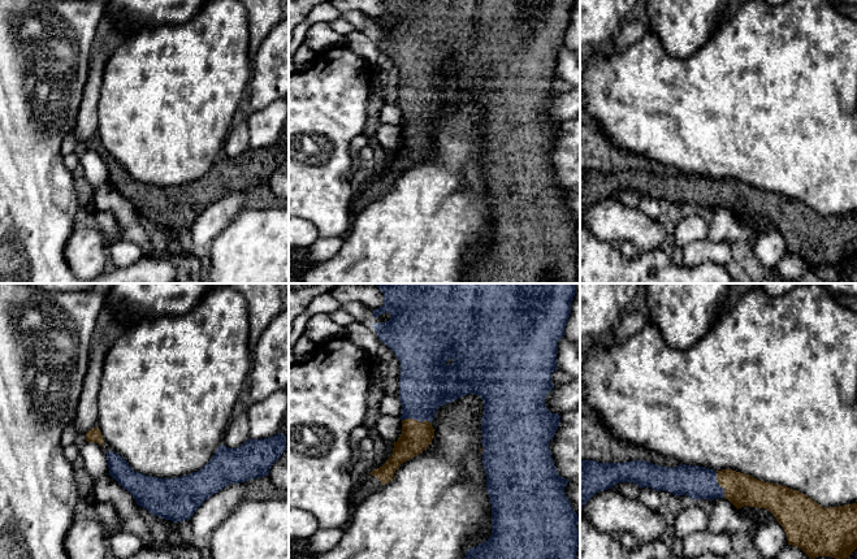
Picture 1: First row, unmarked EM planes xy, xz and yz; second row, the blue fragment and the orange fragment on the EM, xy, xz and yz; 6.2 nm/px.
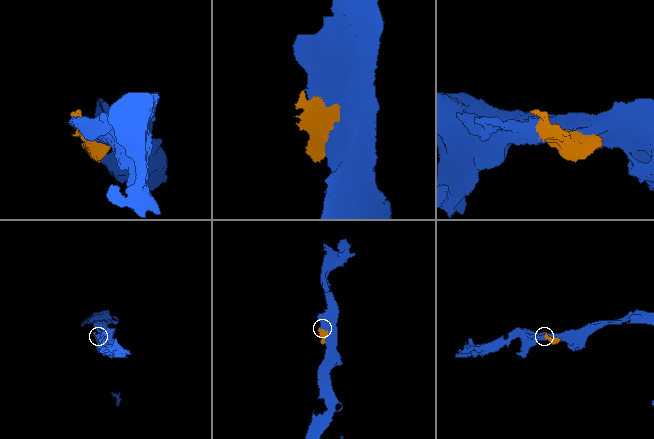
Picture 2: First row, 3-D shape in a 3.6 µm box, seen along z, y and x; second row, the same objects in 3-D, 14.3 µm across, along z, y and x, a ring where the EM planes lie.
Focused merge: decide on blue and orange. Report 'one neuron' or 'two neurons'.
one neuron

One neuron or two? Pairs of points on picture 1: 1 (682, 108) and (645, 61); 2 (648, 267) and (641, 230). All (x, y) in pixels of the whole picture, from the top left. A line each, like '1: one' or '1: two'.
1: one
2: two

